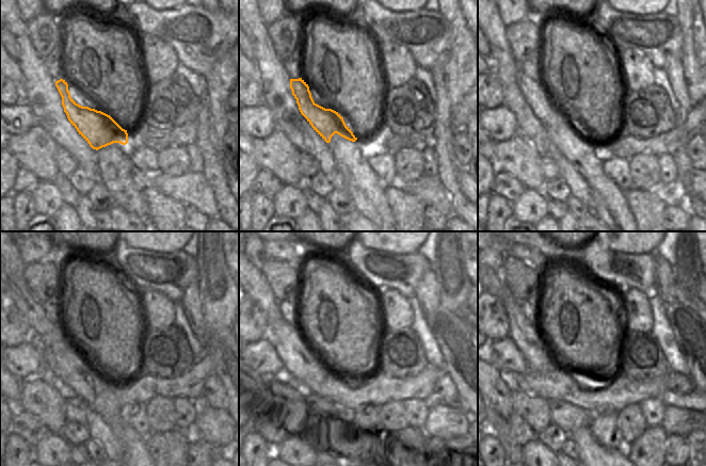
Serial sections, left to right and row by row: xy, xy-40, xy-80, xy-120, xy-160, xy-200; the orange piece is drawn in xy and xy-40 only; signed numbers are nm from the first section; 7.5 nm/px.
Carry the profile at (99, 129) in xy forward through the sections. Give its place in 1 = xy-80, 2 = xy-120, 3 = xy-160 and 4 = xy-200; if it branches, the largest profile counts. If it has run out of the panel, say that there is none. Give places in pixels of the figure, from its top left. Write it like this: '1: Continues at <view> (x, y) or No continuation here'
1: Continues at xy-80 (535, 93)
2: Continues at xy-120 (52, 335)
3: Continues at xy-160 (260, 293)
4: Continues at xy-200 (499, 286)

